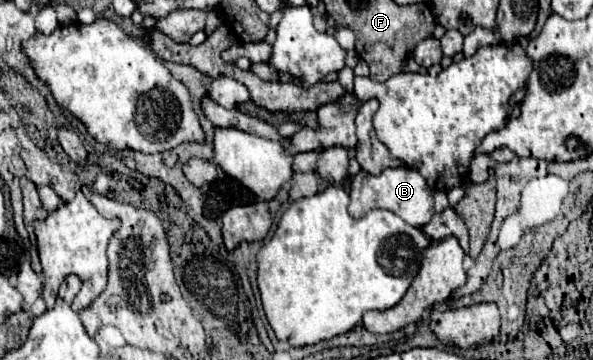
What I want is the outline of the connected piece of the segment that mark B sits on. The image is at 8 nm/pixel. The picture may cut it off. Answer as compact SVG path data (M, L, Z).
M398 167L398 169L384 169L380 175L370 175L366 171L360 171L352 183L350 183L350 205L348 213L354 219L364 217L370 209L388 209L396 215L400 215L406 223L414 227L424 227L432 215L434 215L434 197L432 189L426 185L424 177L410 169L410 167Z

